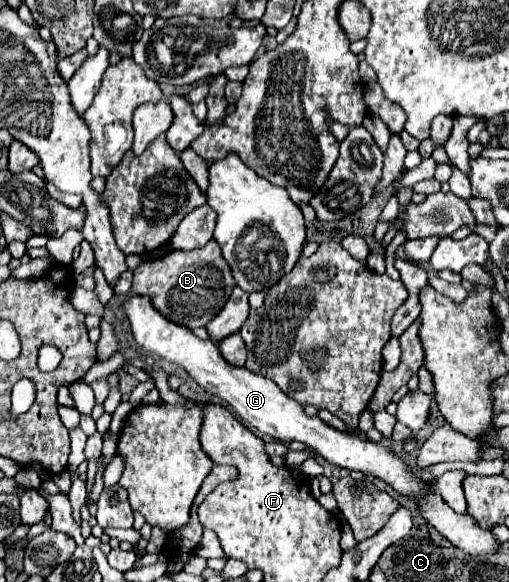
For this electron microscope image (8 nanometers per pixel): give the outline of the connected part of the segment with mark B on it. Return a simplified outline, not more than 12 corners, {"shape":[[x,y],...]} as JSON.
{"shape":[[215,239],[133,273],[165,317],[205,327],[235,287]]}

